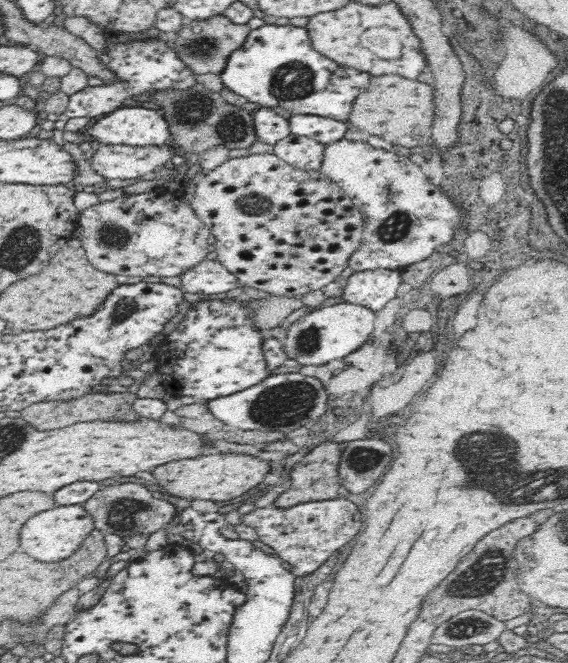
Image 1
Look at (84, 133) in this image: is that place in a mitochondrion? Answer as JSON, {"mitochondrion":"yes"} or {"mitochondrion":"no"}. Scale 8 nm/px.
{"mitochondrion":"no"}

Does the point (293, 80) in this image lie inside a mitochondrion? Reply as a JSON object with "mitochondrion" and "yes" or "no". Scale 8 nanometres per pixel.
{"mitochondrion":"yes"}

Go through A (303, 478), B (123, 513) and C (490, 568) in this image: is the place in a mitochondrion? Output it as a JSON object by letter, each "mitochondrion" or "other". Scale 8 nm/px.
{"A":"other","B":"mitochondrion","C":"mitochondrion"}

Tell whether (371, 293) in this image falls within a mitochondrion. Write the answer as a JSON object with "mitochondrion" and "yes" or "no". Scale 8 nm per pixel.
{"mitochondrion":"no"}

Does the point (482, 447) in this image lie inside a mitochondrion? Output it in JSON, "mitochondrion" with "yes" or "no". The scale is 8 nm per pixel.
{"mitochondrion":"yes"}

